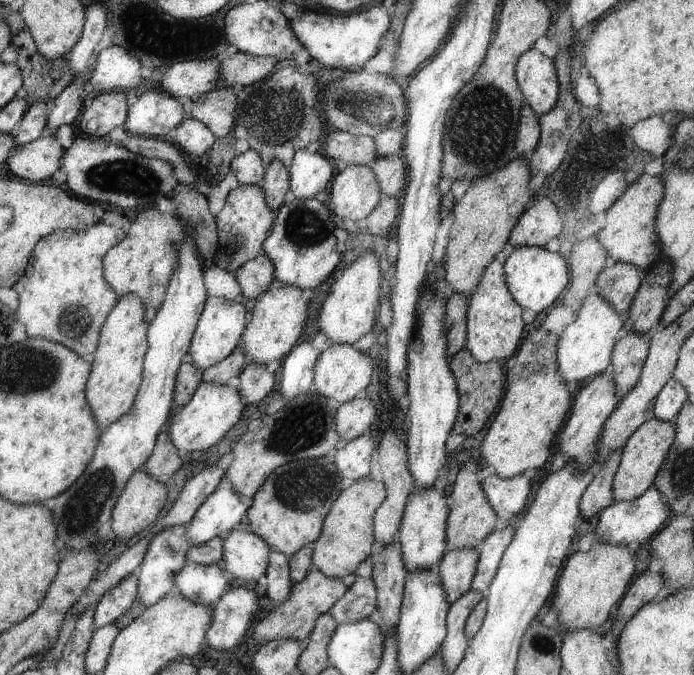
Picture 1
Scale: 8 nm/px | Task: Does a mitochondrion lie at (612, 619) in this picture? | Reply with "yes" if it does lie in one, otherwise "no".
no

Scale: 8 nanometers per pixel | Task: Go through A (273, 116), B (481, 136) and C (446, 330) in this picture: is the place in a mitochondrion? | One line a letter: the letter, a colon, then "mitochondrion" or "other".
A: mitochondrion
B: mitochondrion
C: other

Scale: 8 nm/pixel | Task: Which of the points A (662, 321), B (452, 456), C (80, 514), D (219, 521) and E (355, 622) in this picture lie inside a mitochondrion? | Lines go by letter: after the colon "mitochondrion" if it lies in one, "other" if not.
A: other
B: other
C: mitochondrion
D: other
E: other

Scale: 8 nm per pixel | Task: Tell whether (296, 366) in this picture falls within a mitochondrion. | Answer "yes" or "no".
no

